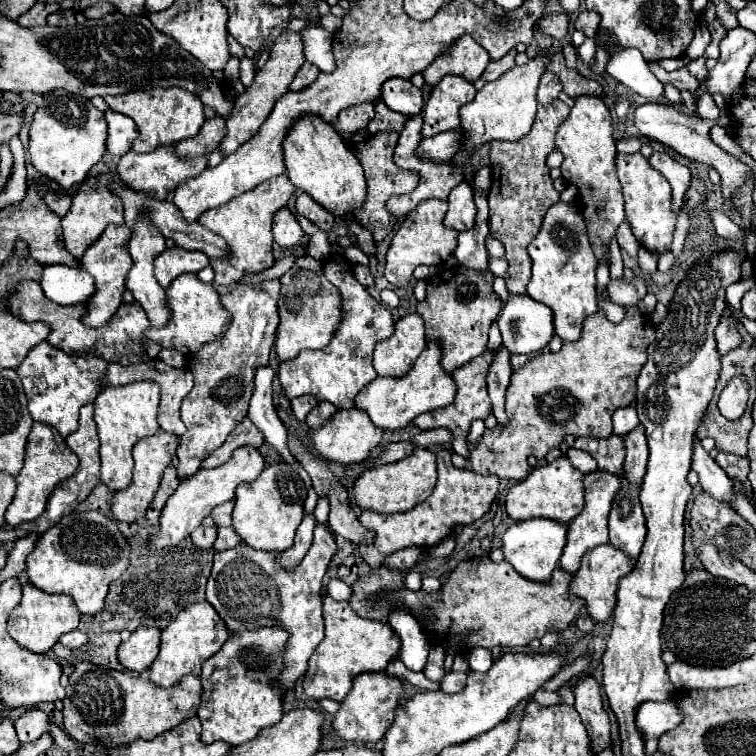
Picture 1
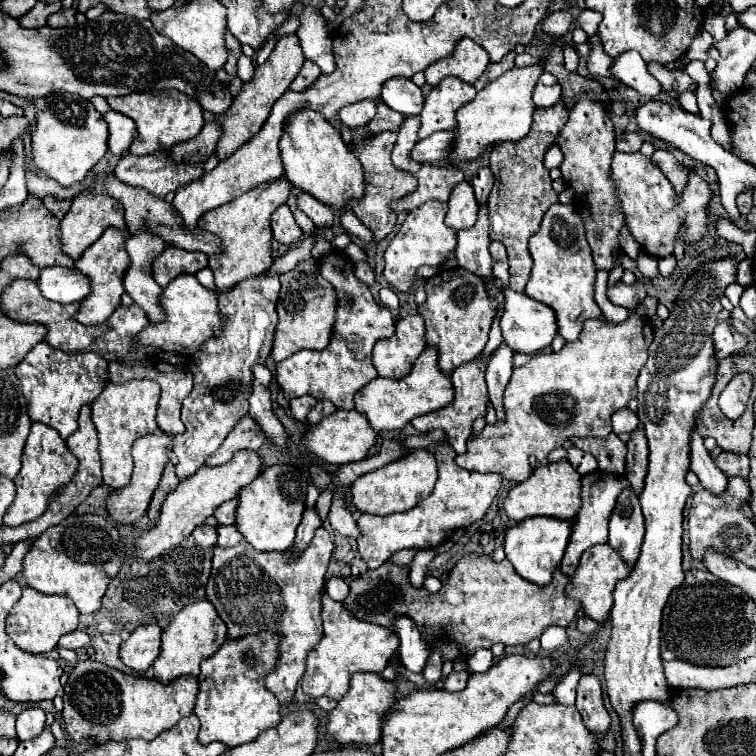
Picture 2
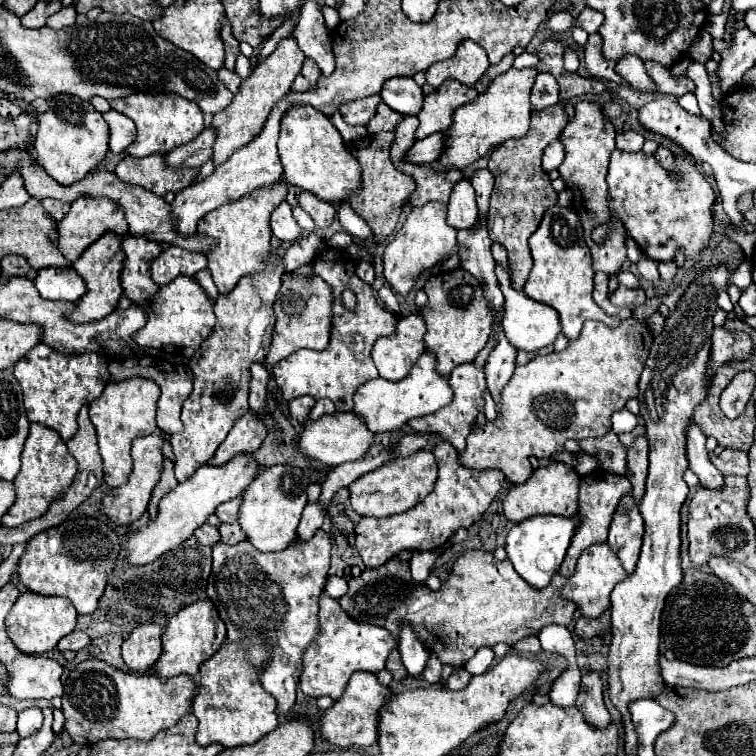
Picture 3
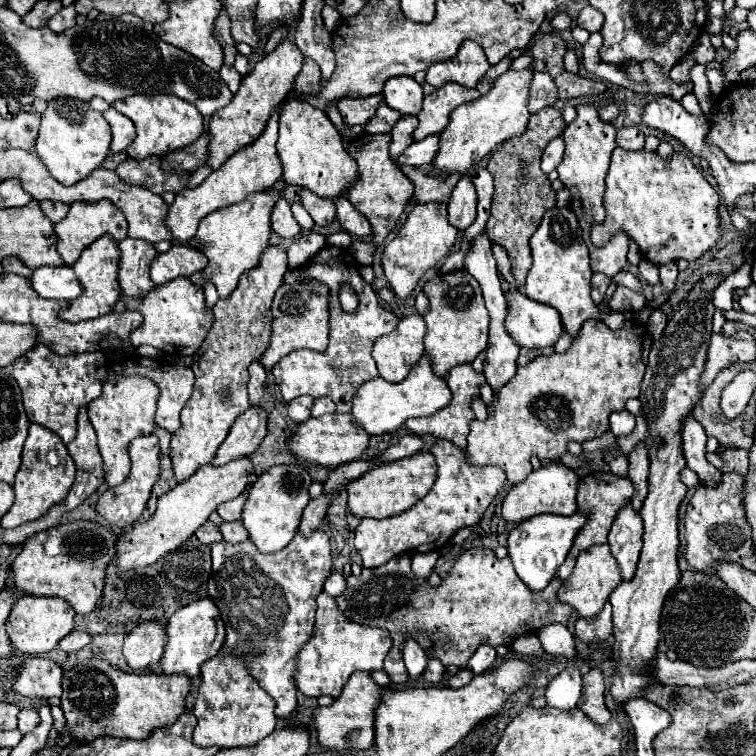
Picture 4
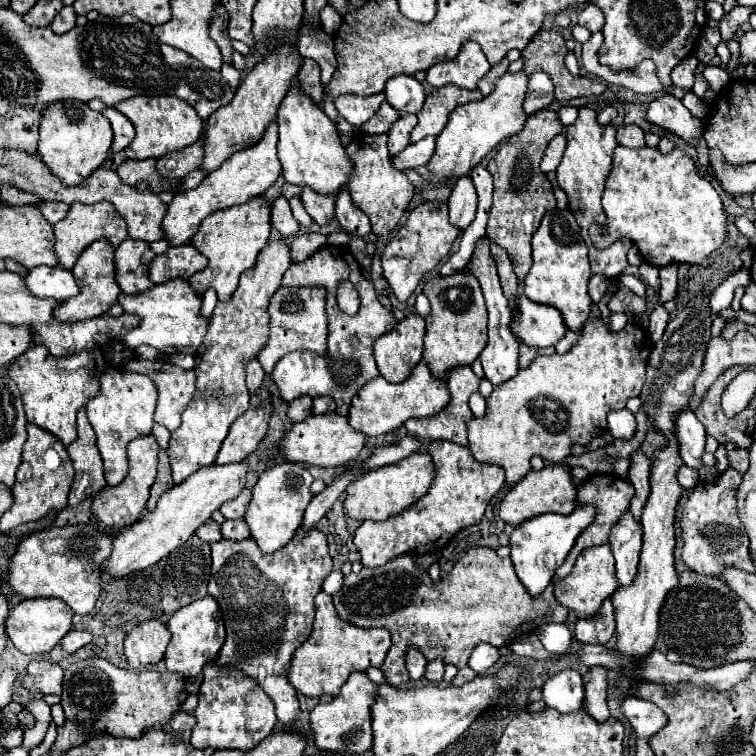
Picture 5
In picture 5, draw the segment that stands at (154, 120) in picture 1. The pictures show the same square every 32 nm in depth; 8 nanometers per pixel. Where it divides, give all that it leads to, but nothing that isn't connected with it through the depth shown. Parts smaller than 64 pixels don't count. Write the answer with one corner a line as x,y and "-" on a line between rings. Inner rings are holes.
134,96
114,106
122,112
136,128
136,138
130,146
124,148
130,160
144,160
144,158
160,158
172,150
182,150
194,144
202,134
202,120
196,110
176,96

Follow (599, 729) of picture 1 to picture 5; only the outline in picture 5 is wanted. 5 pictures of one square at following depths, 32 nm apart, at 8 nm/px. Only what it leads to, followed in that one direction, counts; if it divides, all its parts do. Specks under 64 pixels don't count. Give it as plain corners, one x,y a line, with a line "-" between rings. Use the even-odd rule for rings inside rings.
592,666
586,674
584,674
584,688
586,688
586,702
584,708
586,712
604,722
610,712
608,712
608,704
606,704
606,692
608,692
608,676
606,676
606,668
602,666

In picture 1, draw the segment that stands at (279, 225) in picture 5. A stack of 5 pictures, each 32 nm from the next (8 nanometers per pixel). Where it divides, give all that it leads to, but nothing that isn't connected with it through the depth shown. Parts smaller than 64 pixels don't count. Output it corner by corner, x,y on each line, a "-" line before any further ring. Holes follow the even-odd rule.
284,206
274,214
274,224
272,224
272,232
274,232
274,242
278,242
280,246
286,248
294,248
296,244
300,244
300,240
304,238
302,228
298,226
294,214

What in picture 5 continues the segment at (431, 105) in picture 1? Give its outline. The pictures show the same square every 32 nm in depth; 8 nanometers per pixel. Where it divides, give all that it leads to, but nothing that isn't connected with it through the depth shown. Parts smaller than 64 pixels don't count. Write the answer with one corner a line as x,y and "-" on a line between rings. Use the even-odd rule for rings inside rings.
444,86
440,90
434,90
432,94
426,96
424,108
416,114
418,116
418,126
410,134
410,142
418,142
426,136
438,136
446,122
450,112
456,106
468,104
470,100
480,100
482,92
480,90
464,90
456,86

